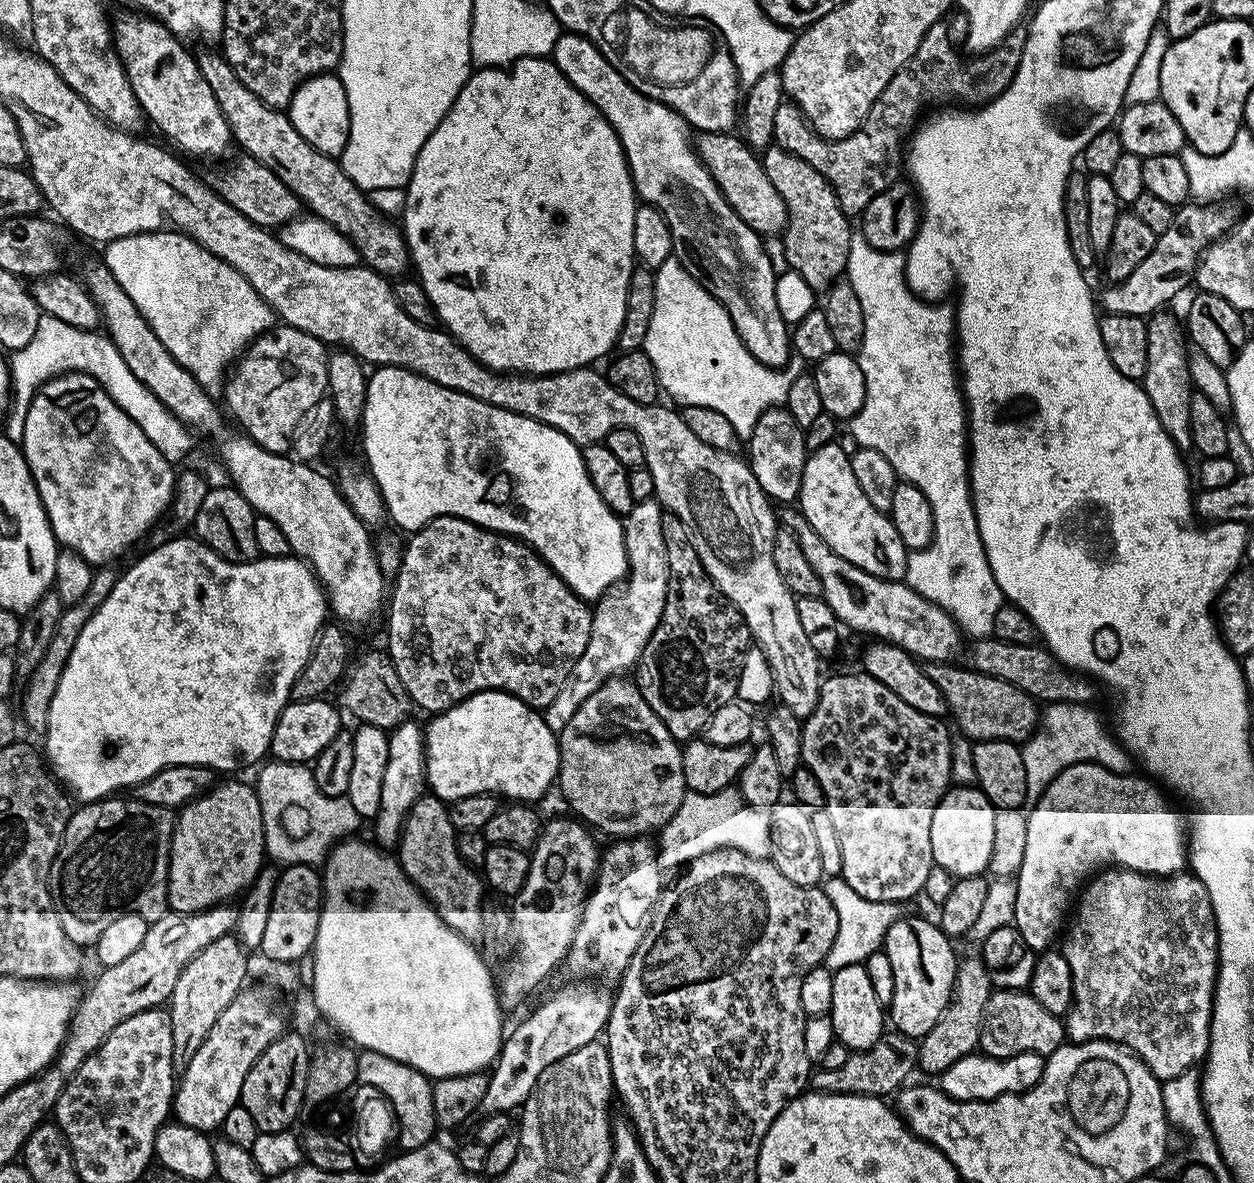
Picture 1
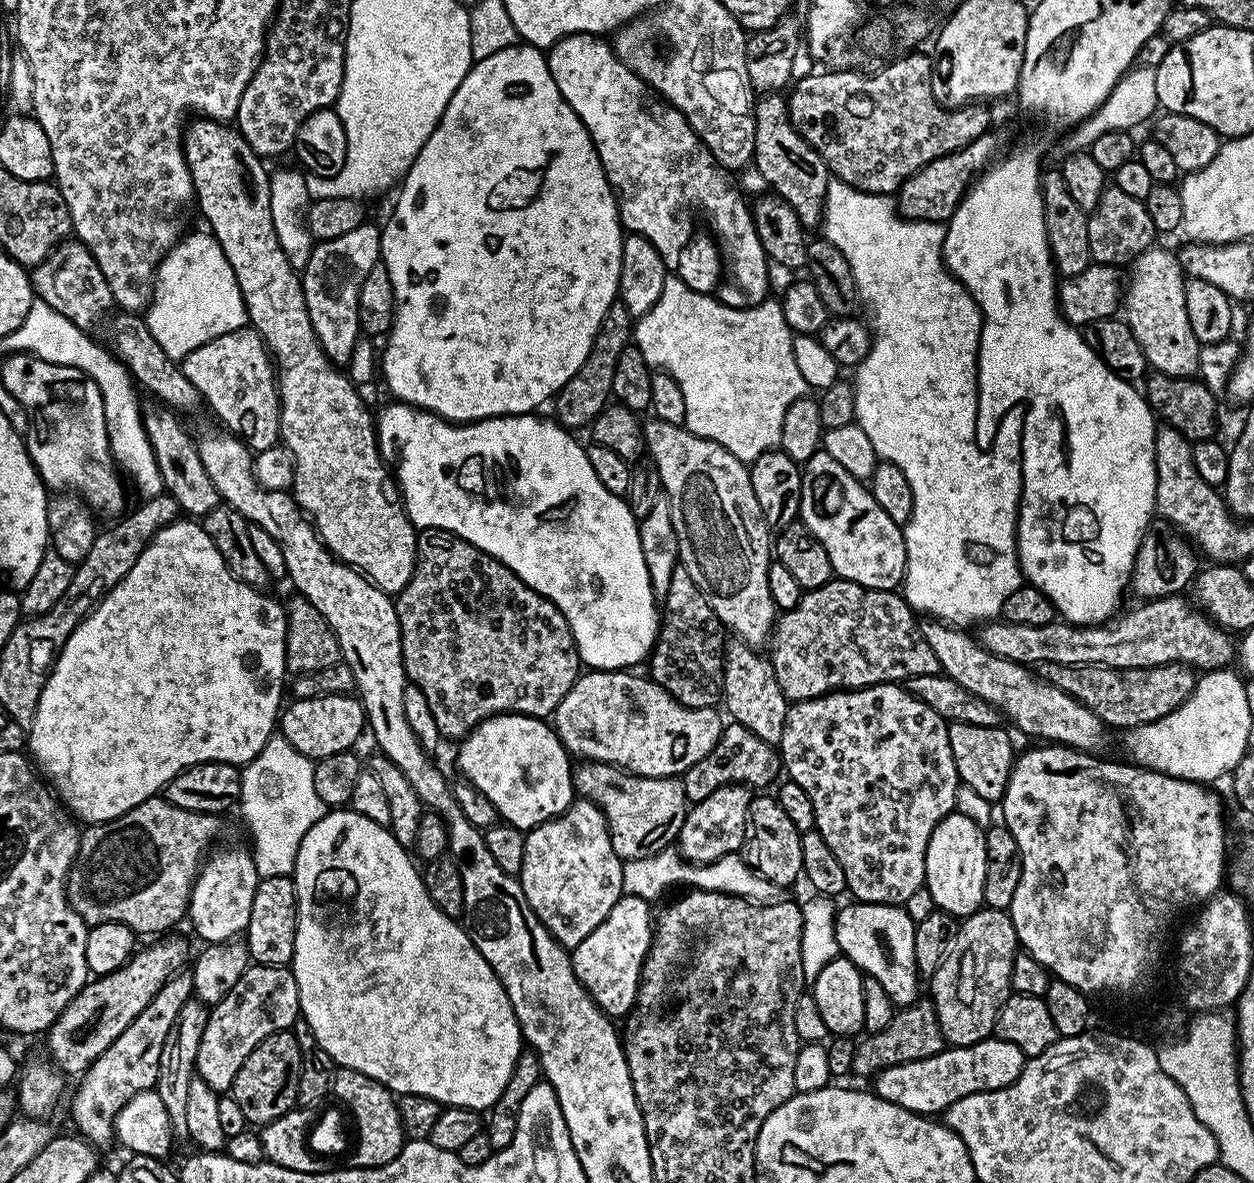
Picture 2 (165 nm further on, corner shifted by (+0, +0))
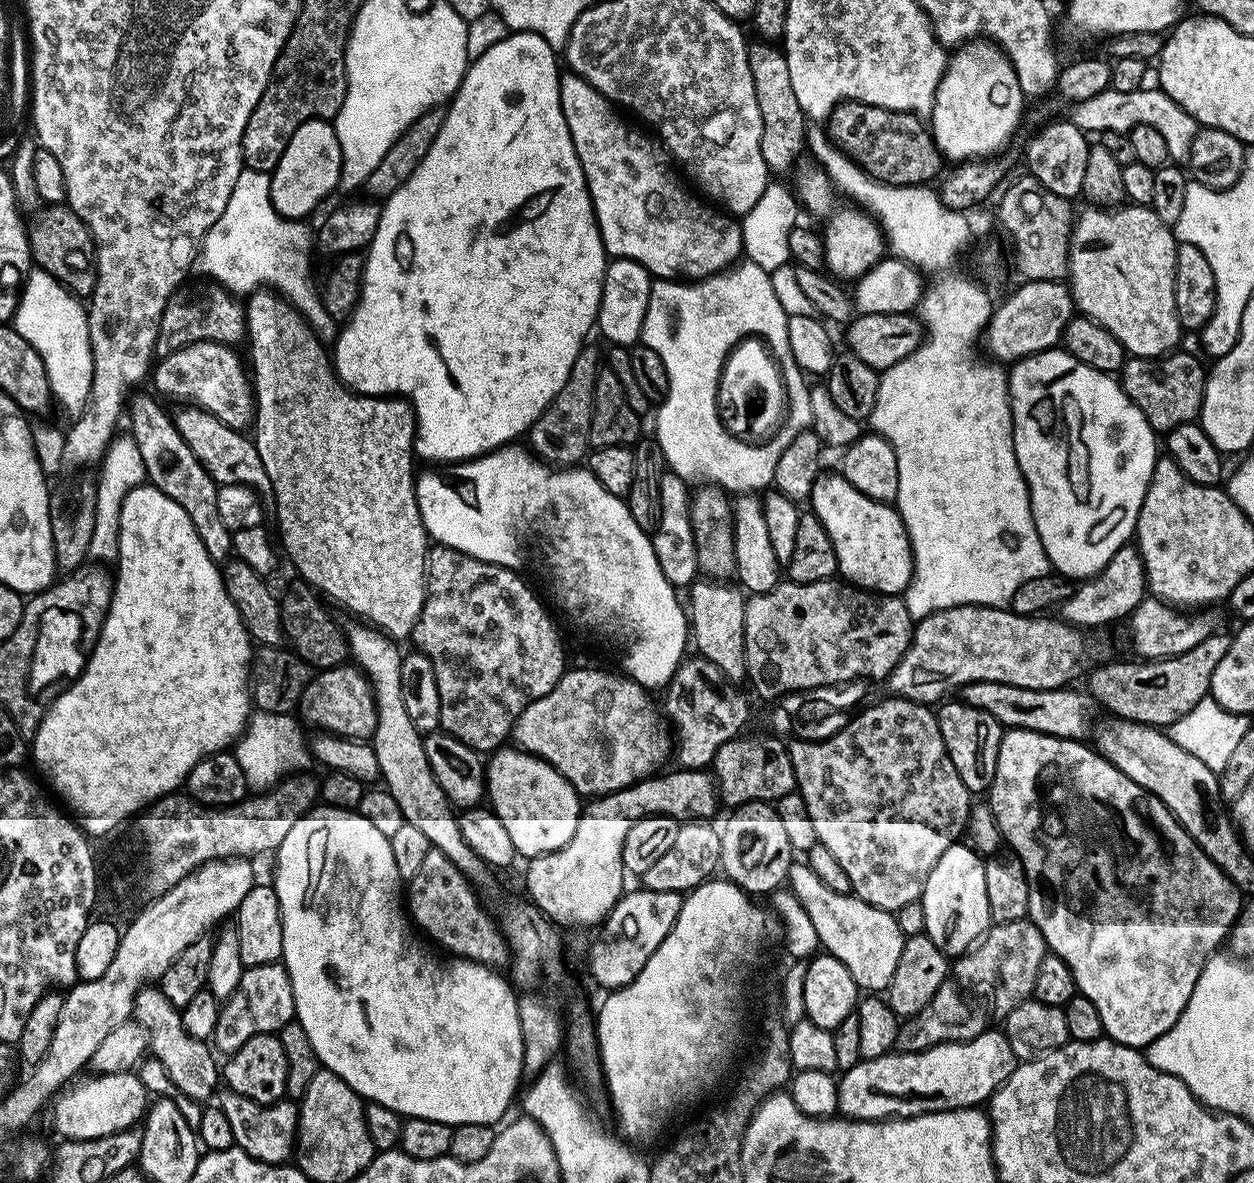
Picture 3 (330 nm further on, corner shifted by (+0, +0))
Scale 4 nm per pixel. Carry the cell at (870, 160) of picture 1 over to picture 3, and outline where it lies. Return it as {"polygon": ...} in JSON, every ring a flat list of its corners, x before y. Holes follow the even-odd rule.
{"polygon":[[844,100,828,115,826,131,840,151,882,184,924,186,941,175,940,149,925,121,913,112,895,112,866,102]]}

